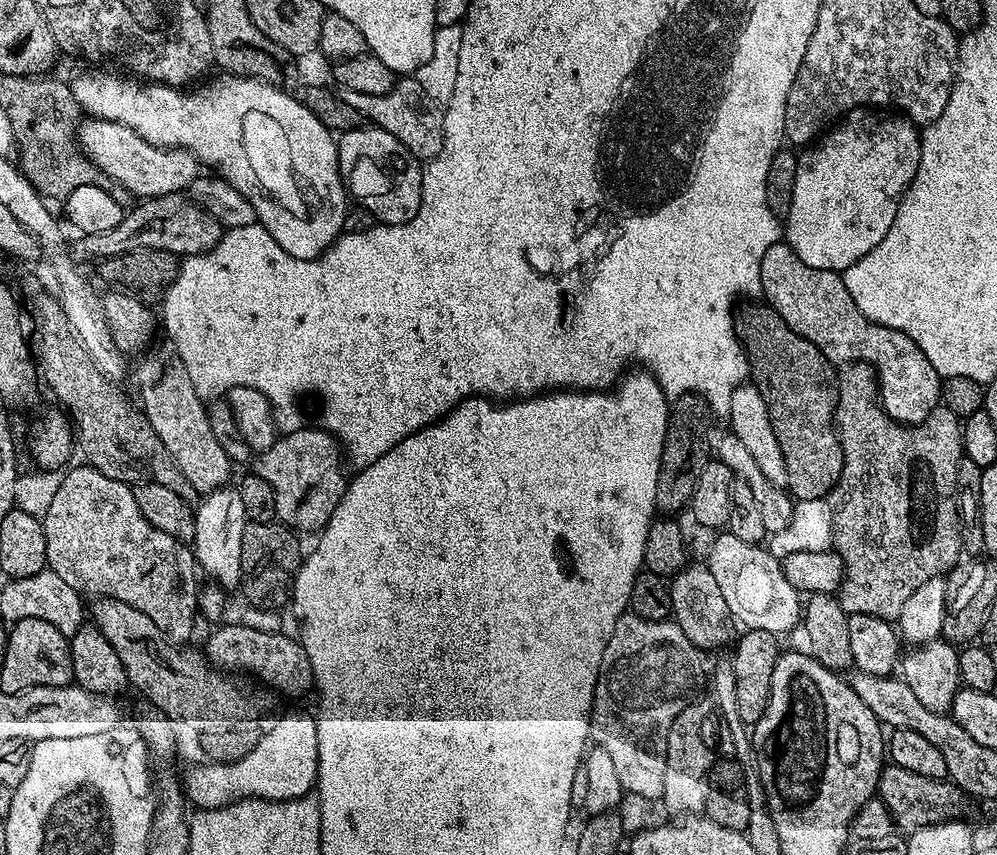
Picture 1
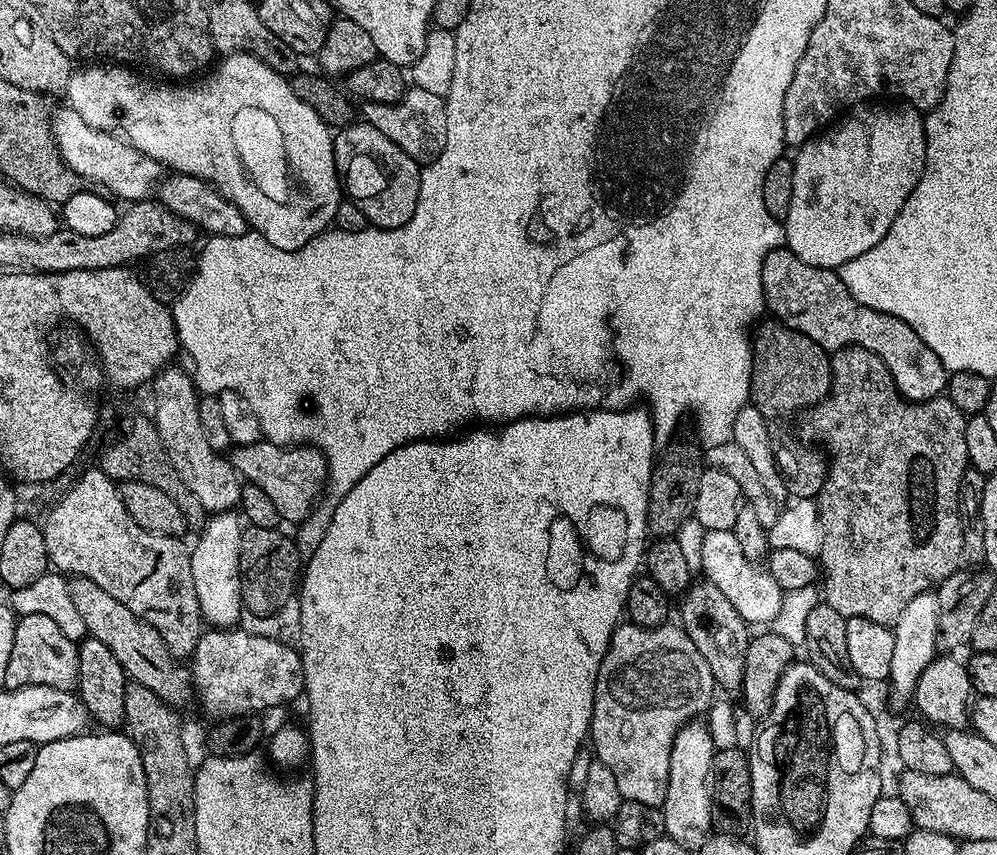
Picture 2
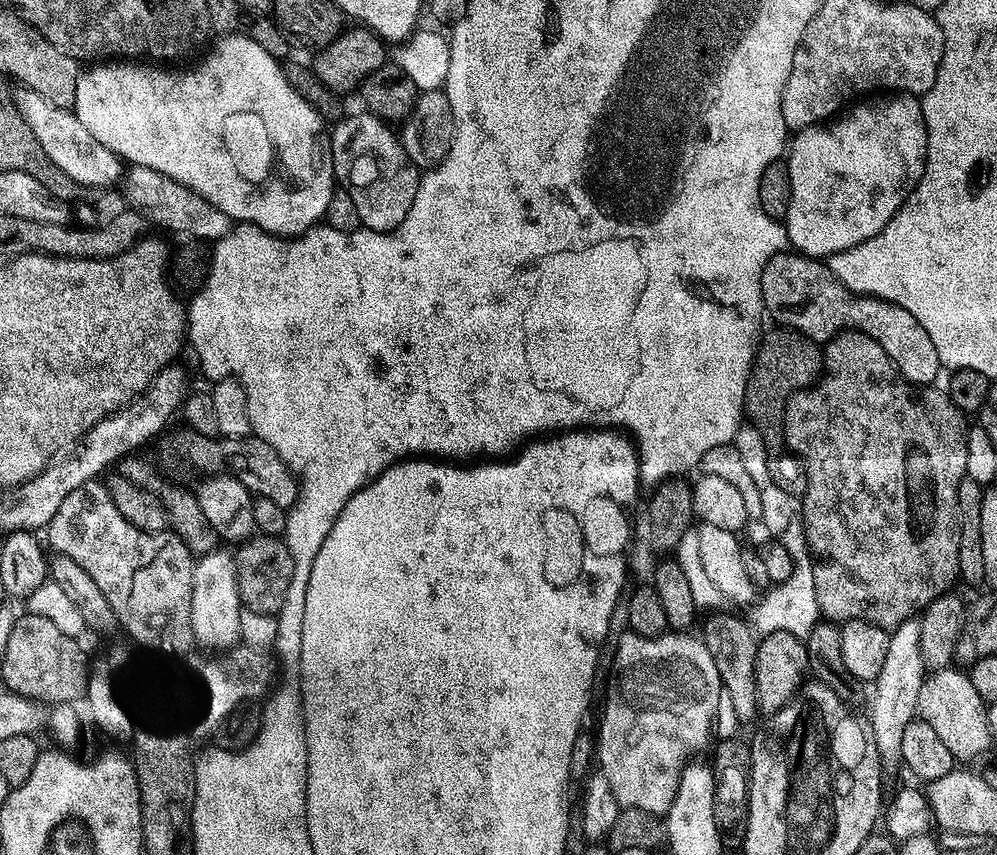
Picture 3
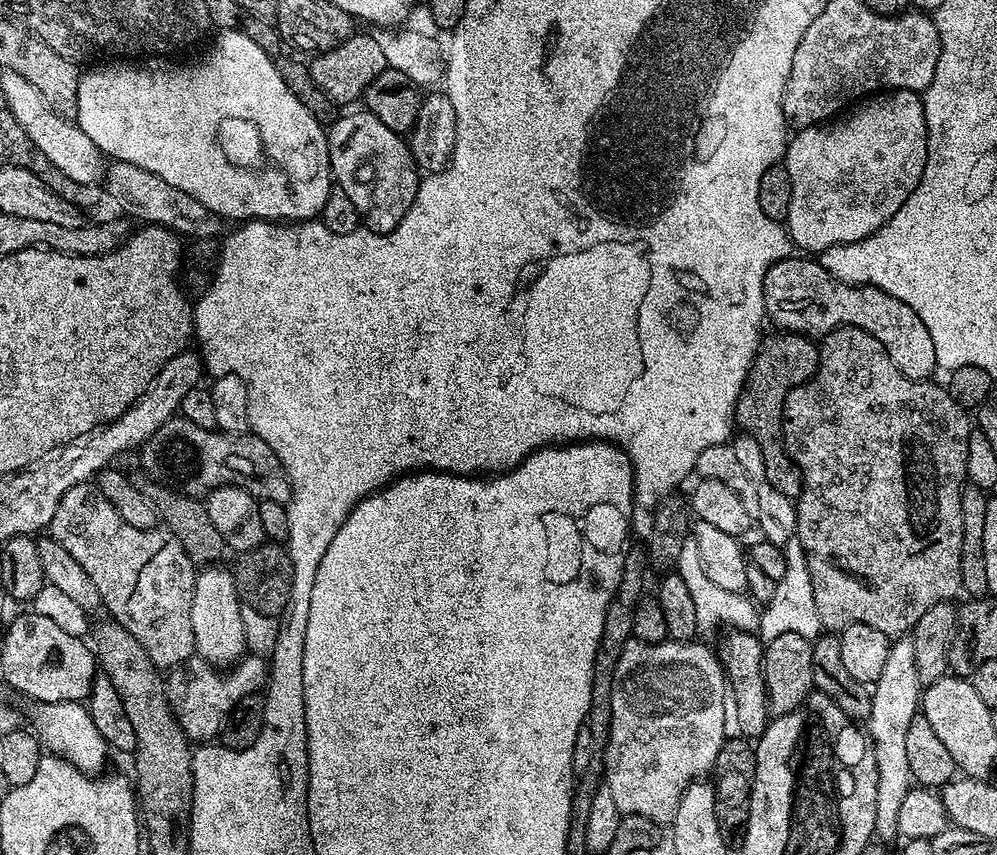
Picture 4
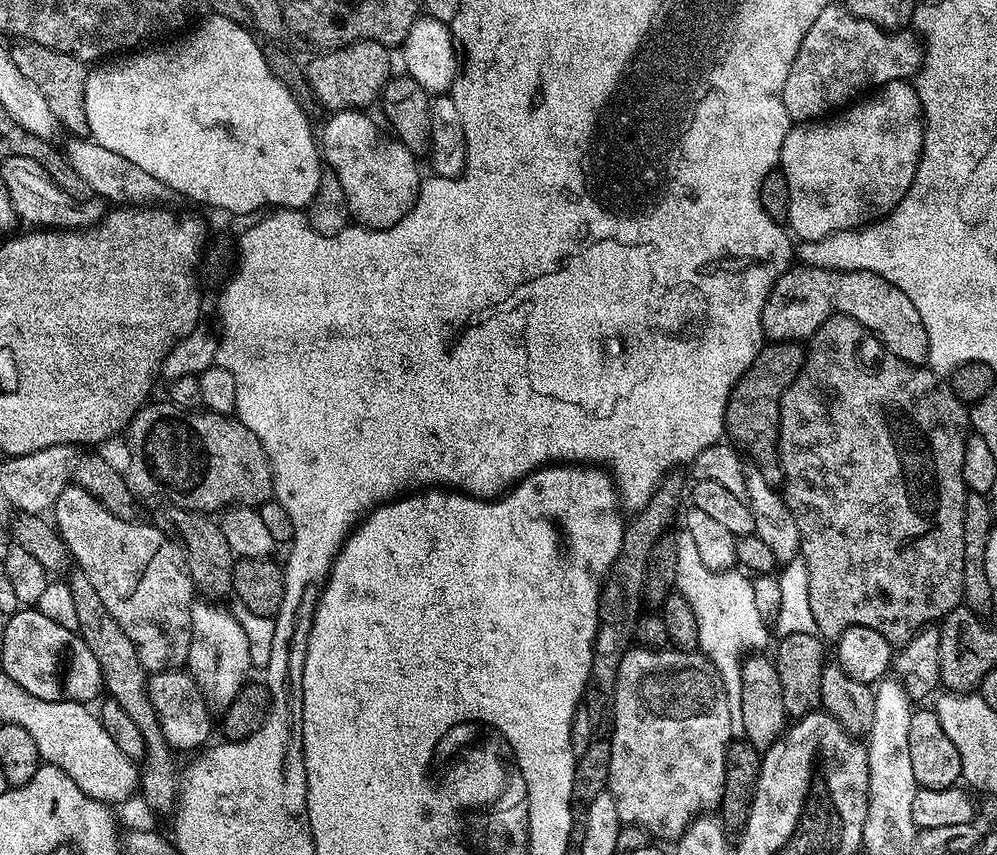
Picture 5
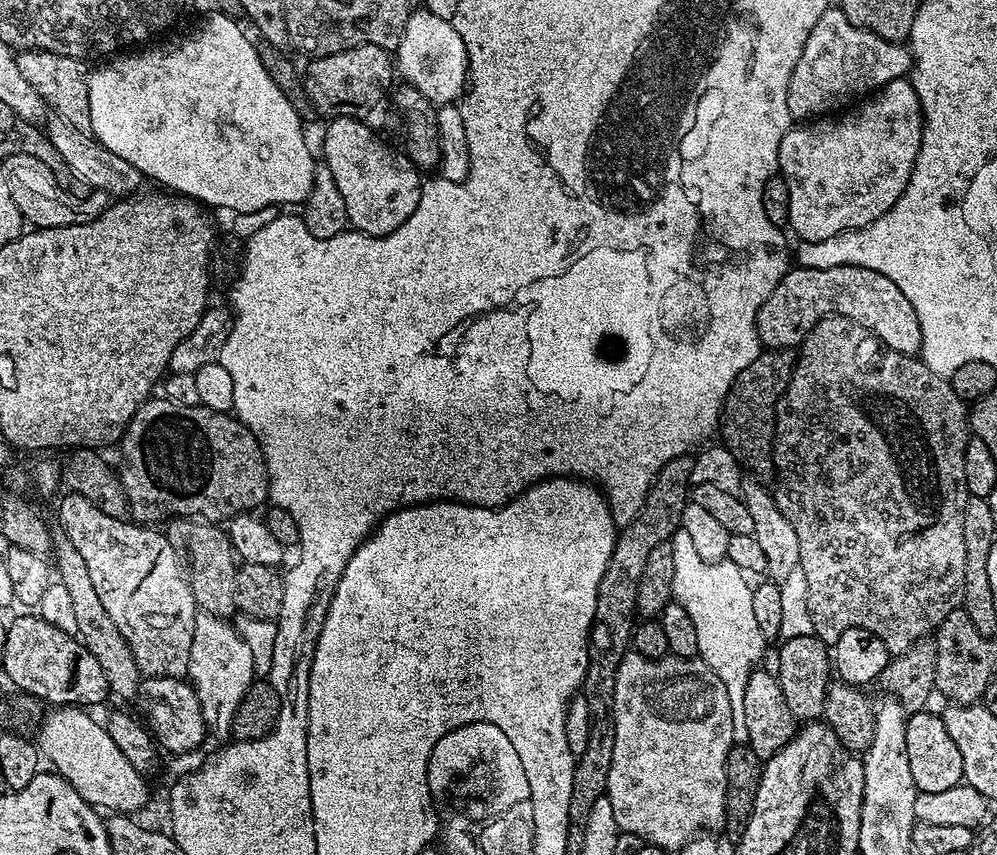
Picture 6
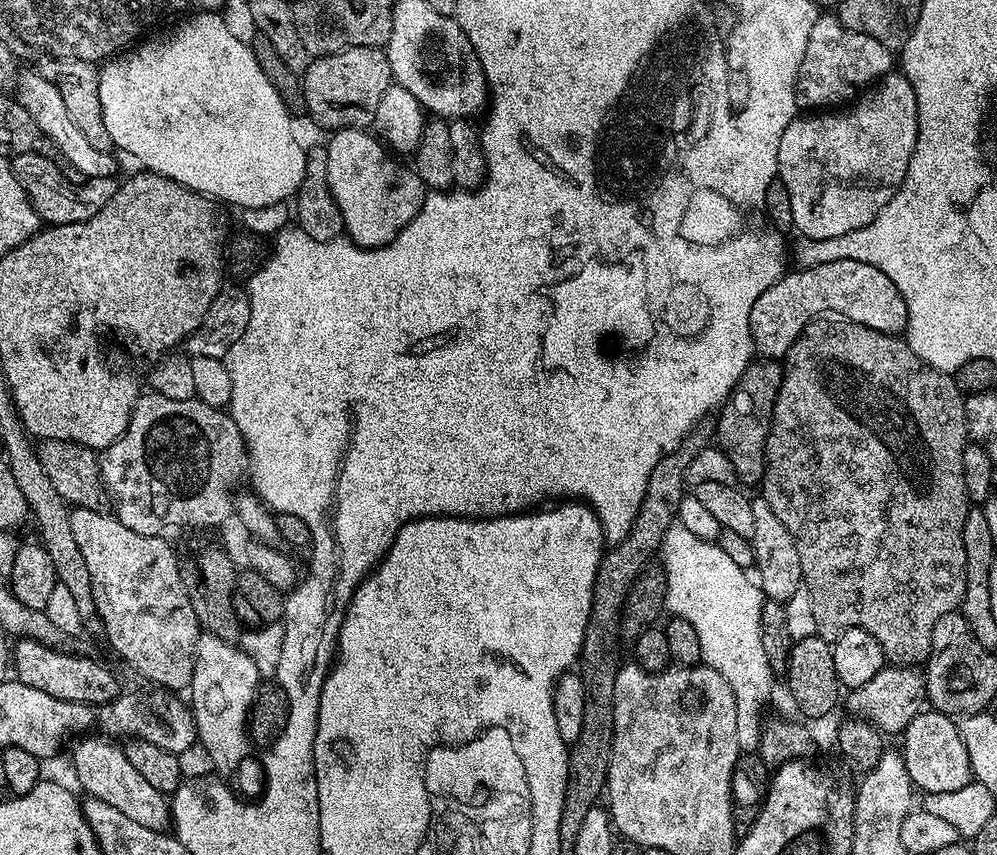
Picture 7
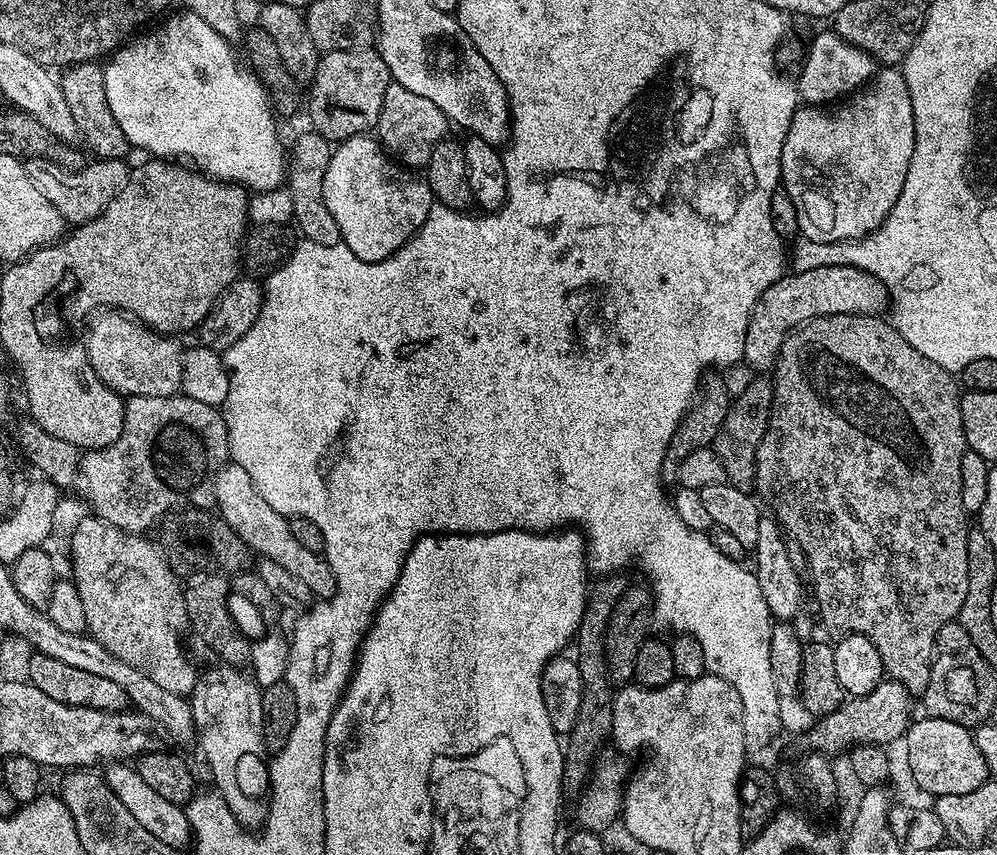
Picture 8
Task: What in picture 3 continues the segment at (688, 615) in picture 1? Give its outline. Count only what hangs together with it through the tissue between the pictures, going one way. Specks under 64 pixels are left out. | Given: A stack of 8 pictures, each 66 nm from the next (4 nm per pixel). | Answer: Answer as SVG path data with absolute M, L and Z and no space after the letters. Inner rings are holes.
M716 610L707 615L709 617L702 626L700 639L717 667L726 702L734 710L737 719L744 721L753 716L755 709L754 662L757 658L758 640L748 622L746 624L736 615L720 611Z

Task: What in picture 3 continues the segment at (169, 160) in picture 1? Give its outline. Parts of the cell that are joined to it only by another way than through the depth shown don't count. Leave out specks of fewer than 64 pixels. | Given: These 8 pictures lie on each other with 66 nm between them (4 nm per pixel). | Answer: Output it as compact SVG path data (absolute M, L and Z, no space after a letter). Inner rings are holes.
M27 90L17 91L15 98L20 113L26 118L30 130L34 130L34 136L38 138L46 158L50 158L50 162L54 162L58 170L70 174L70 178L74 178L74 182L78 182L85 189L108 188L111 184L121 183L120 157L106 150L106 146L102 146L102 142L98 142L98 138L94 138L94 134L90 134L90 130L86 130L82 122L78 122L75 111L54 108L46 102L46 98L42 98L42 94Z

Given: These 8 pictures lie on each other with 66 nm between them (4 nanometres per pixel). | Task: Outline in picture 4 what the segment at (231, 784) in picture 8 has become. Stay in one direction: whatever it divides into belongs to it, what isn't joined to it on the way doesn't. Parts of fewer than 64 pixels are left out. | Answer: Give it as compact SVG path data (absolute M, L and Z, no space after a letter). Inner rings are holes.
M204 566L196 573L196 585L192 591L192 609L190 622L194 626L195 655L204 659L208 666L231 666L245 655L244 631L242 630L242 610L240 609L240 596L236 593L236 583L229 569L221 566Z

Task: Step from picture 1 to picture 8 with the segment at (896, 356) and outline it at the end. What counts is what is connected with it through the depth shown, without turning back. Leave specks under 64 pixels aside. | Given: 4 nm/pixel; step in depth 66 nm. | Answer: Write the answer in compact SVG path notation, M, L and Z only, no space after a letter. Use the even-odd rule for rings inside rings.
M818 266L818 270L802 270L785 274L781 280L774 282L770 290L758 298L754 310L750 314L750 322L746 330L746 346L744 347L745 365L749 364L753 368L753 373L764 374L773 367L776 356L780 352L780 347L785 336L796 331L801 324L816 319L817 316L833 316L834 314L854 314L855 316L879 316L887 313L890 308L890 297L886 286L878 278L874 278L870 273L863 272L850 266Z

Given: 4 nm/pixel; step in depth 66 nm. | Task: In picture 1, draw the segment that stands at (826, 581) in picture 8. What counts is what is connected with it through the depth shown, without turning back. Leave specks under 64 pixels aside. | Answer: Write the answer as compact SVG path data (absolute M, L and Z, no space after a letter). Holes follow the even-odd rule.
M855 360L852 364L843 365L838 372L840 393L838 394L838 406L836 407L836 435L840 438L840 445L844 448L844 465L838 482L828 493L826 501L830 506L830 514L833 520L833 534L831 547L842 558L844 563L844 584L839 590L838 599L840 605L849 616L854 614L874 614L874 618L895 621L900 615L902 606L906 606L906 598L918 590L930 578L944 576L951 573L952 569L961 563L962 549L960 546L960 514L958 511L958 497L956 494L956 479L958 478L958 466L964 455L964 430L961 417L955 416L952 411L943 406L937 406L933 412L920 424L898 424L891 420L880 405L880 389L876 379L876 371L865 360Z

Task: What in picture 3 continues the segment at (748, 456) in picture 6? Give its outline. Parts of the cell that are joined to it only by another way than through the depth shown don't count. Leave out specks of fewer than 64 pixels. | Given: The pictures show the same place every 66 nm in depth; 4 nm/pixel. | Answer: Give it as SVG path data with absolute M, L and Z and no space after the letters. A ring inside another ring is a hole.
M773 327L773 332L765 331L757 346L756 356L752 359L752 373L748 375L748 385L744 395L744 410L747 419L762 434L766 442L770 478L786 494L797 498L803 497L808 488L808 475L803 463L786 451L784 442L784 407L795 392L811 388L820 379L824 370L824 353L821 345L793 328Z

